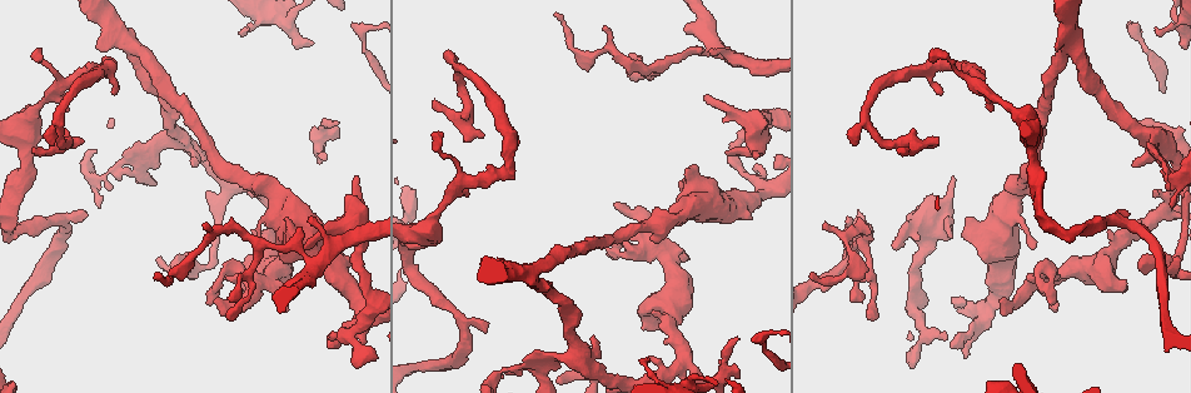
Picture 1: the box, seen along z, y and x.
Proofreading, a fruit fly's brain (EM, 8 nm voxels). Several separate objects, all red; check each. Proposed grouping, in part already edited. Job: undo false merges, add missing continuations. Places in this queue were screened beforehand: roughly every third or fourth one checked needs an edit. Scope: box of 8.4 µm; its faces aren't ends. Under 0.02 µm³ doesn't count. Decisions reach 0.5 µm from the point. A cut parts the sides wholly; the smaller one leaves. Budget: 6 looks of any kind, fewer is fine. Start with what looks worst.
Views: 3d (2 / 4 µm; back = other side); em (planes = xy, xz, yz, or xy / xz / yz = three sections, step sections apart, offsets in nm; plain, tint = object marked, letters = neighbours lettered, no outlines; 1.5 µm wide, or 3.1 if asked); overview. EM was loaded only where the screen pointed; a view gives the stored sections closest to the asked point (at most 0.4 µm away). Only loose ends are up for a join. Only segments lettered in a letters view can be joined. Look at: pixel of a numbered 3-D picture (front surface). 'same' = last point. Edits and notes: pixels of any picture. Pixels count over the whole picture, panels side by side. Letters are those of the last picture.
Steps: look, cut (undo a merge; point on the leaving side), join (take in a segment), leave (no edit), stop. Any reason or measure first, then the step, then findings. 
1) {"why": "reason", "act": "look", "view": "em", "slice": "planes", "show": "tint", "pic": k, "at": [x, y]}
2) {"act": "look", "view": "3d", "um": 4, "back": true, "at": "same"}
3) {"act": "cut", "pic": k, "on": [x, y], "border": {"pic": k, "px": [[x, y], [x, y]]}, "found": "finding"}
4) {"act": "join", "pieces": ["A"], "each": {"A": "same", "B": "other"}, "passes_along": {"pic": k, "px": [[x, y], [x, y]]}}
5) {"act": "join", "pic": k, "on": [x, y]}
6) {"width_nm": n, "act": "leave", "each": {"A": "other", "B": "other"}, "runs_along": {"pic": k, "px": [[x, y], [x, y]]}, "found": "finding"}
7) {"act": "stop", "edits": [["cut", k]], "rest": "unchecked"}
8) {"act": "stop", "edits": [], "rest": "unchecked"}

{"why": "branch stops here", "act": "look", "view": "3d", "um": 4, "pic": 1, "at": [246, 30]}

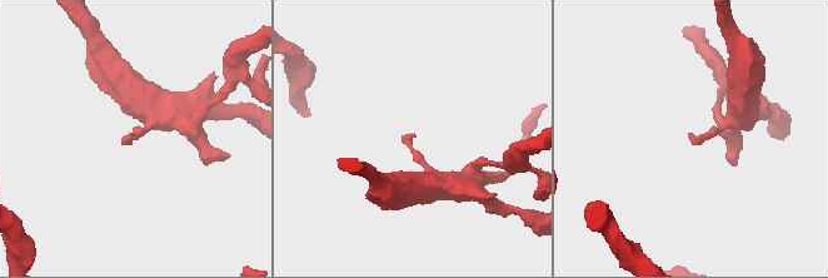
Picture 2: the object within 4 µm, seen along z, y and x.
{"act": "look", "view": "em", "slice": "planes", "show": "tint", "pic": 2, "at": [129, 136]}

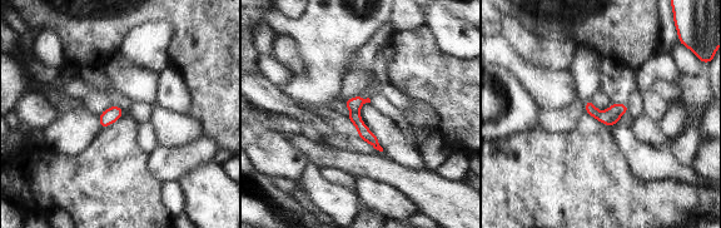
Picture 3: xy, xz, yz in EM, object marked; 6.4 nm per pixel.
{"act": "look", "view": "em", "slice": "planes", "show": "letters", "at": "same"}

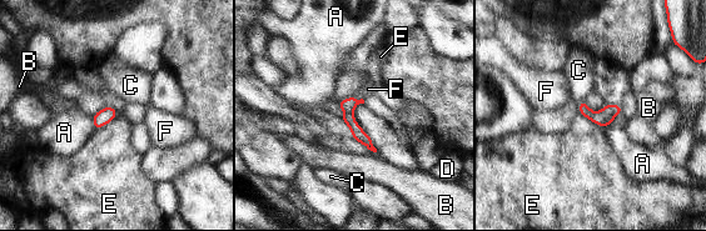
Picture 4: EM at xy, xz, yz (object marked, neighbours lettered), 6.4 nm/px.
{"act": "join", "pic": 4, "on": [368, 89], "each": {"A": "other", "B": "other", "C": "other", "D": "other", "E": "other", "F": "same"}, "passes_along": {"pic": 4, "px": [[347, 105], [358, 100], [368, 89]]}, "found": "it goes on there"}

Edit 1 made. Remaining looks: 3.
{"why": "redraw", "act": "look", "view": "overview"}

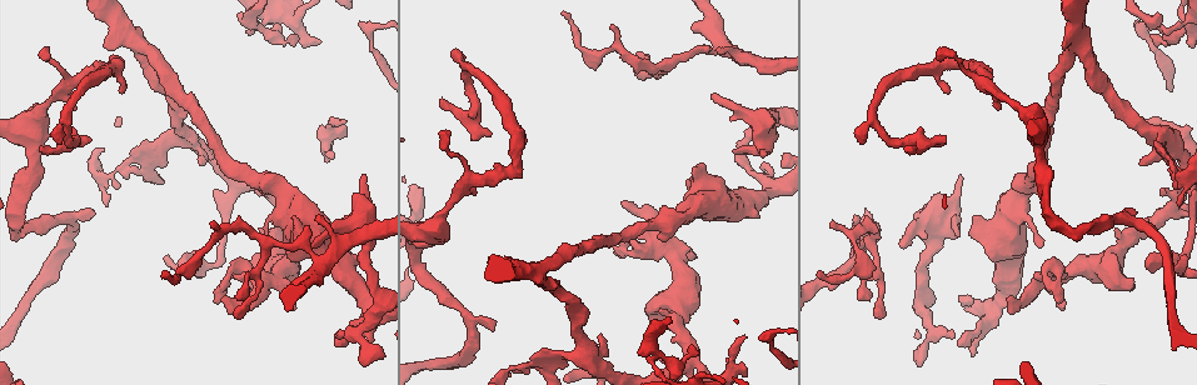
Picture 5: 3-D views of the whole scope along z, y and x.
{"why": "thin end", "act": "look", "view": "em", "slice": "xy", "step": 4, "show": "tint", "pic": 5, "at": [239, 298]}

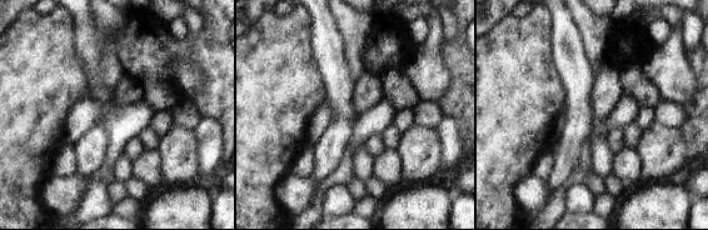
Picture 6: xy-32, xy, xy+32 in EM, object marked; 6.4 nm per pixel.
{"act": "look", "view": "em", "slice": "planes", "show": "letters", "at": "same"}

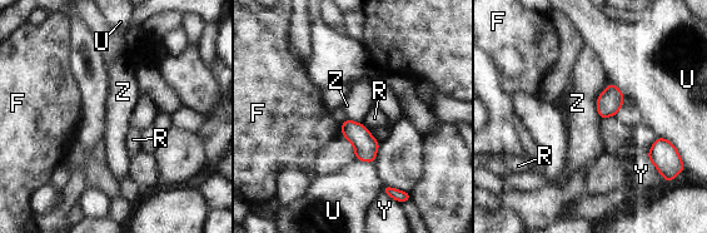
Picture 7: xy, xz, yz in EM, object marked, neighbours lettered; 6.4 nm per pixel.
{"act": "leave", "each": {"F": "other", "R": "other", "U": "other", "Y": "other", "Z": "other"}, "found": "none of them fits"}

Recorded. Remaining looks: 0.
{"act": "stop", "edits": [["join", 4]], "rest": "unchecked"}

